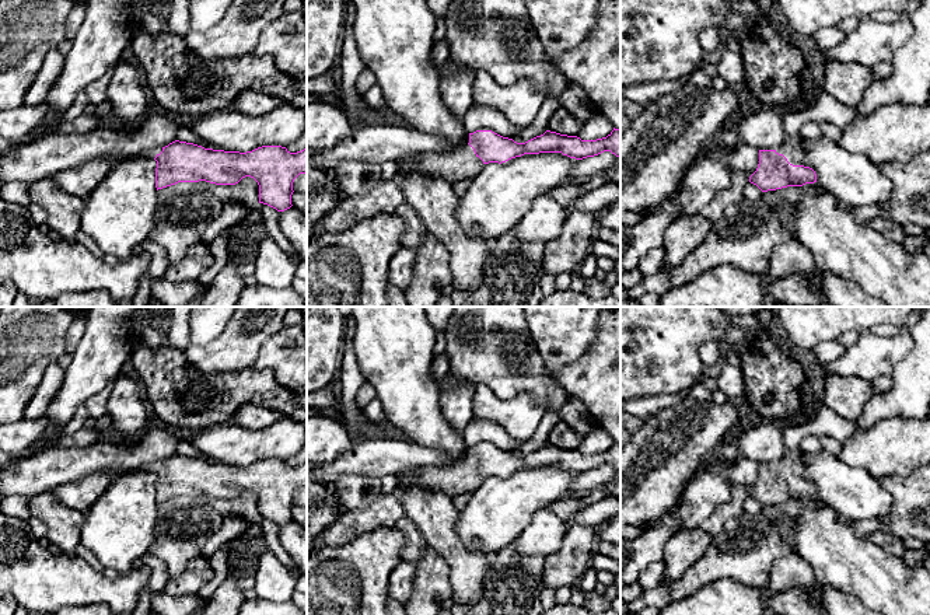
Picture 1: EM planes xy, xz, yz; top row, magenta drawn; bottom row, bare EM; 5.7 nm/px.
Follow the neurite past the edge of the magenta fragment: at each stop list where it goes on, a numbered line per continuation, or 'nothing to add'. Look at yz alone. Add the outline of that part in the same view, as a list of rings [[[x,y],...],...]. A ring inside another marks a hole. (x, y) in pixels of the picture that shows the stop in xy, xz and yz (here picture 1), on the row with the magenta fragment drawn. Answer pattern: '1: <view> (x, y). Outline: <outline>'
1: yz (792, 147). Outline: [[[786,136],[783,143],[776,148],[776,153],[783,154],[793,165],[804,165],[803,143],[797,137]]]

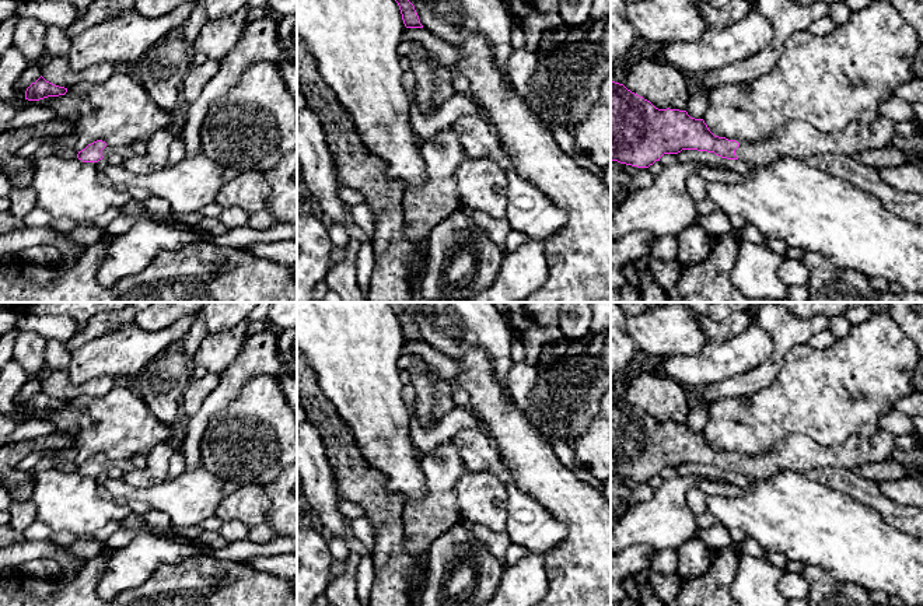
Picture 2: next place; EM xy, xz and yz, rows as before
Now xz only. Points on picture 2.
nothing to add

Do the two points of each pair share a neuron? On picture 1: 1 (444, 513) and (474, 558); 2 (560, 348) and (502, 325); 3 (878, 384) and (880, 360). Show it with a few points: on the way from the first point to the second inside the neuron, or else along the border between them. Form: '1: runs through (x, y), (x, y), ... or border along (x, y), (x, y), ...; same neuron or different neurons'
1: runs through (444, 526), (444, 534), (461, 551); same neuron
2: border along (525, 321), (545, 366); different neurons
3: border along (891, 374), (878, 374), (871, 381); different neurons

